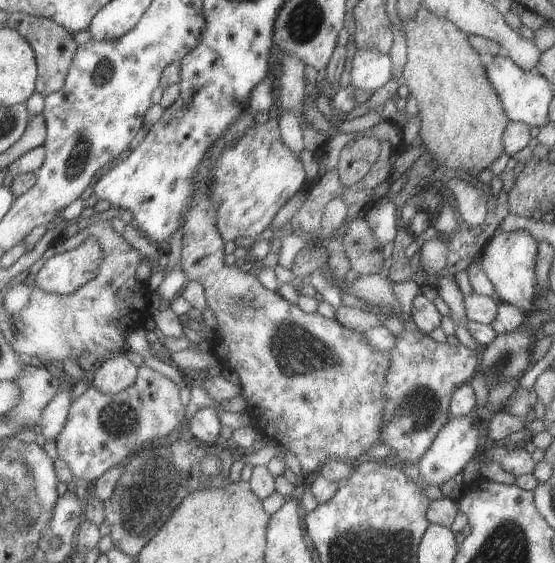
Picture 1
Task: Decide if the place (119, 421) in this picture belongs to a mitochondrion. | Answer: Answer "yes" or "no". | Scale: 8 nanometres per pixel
yes

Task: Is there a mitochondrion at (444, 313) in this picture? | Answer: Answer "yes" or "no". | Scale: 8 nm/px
no

